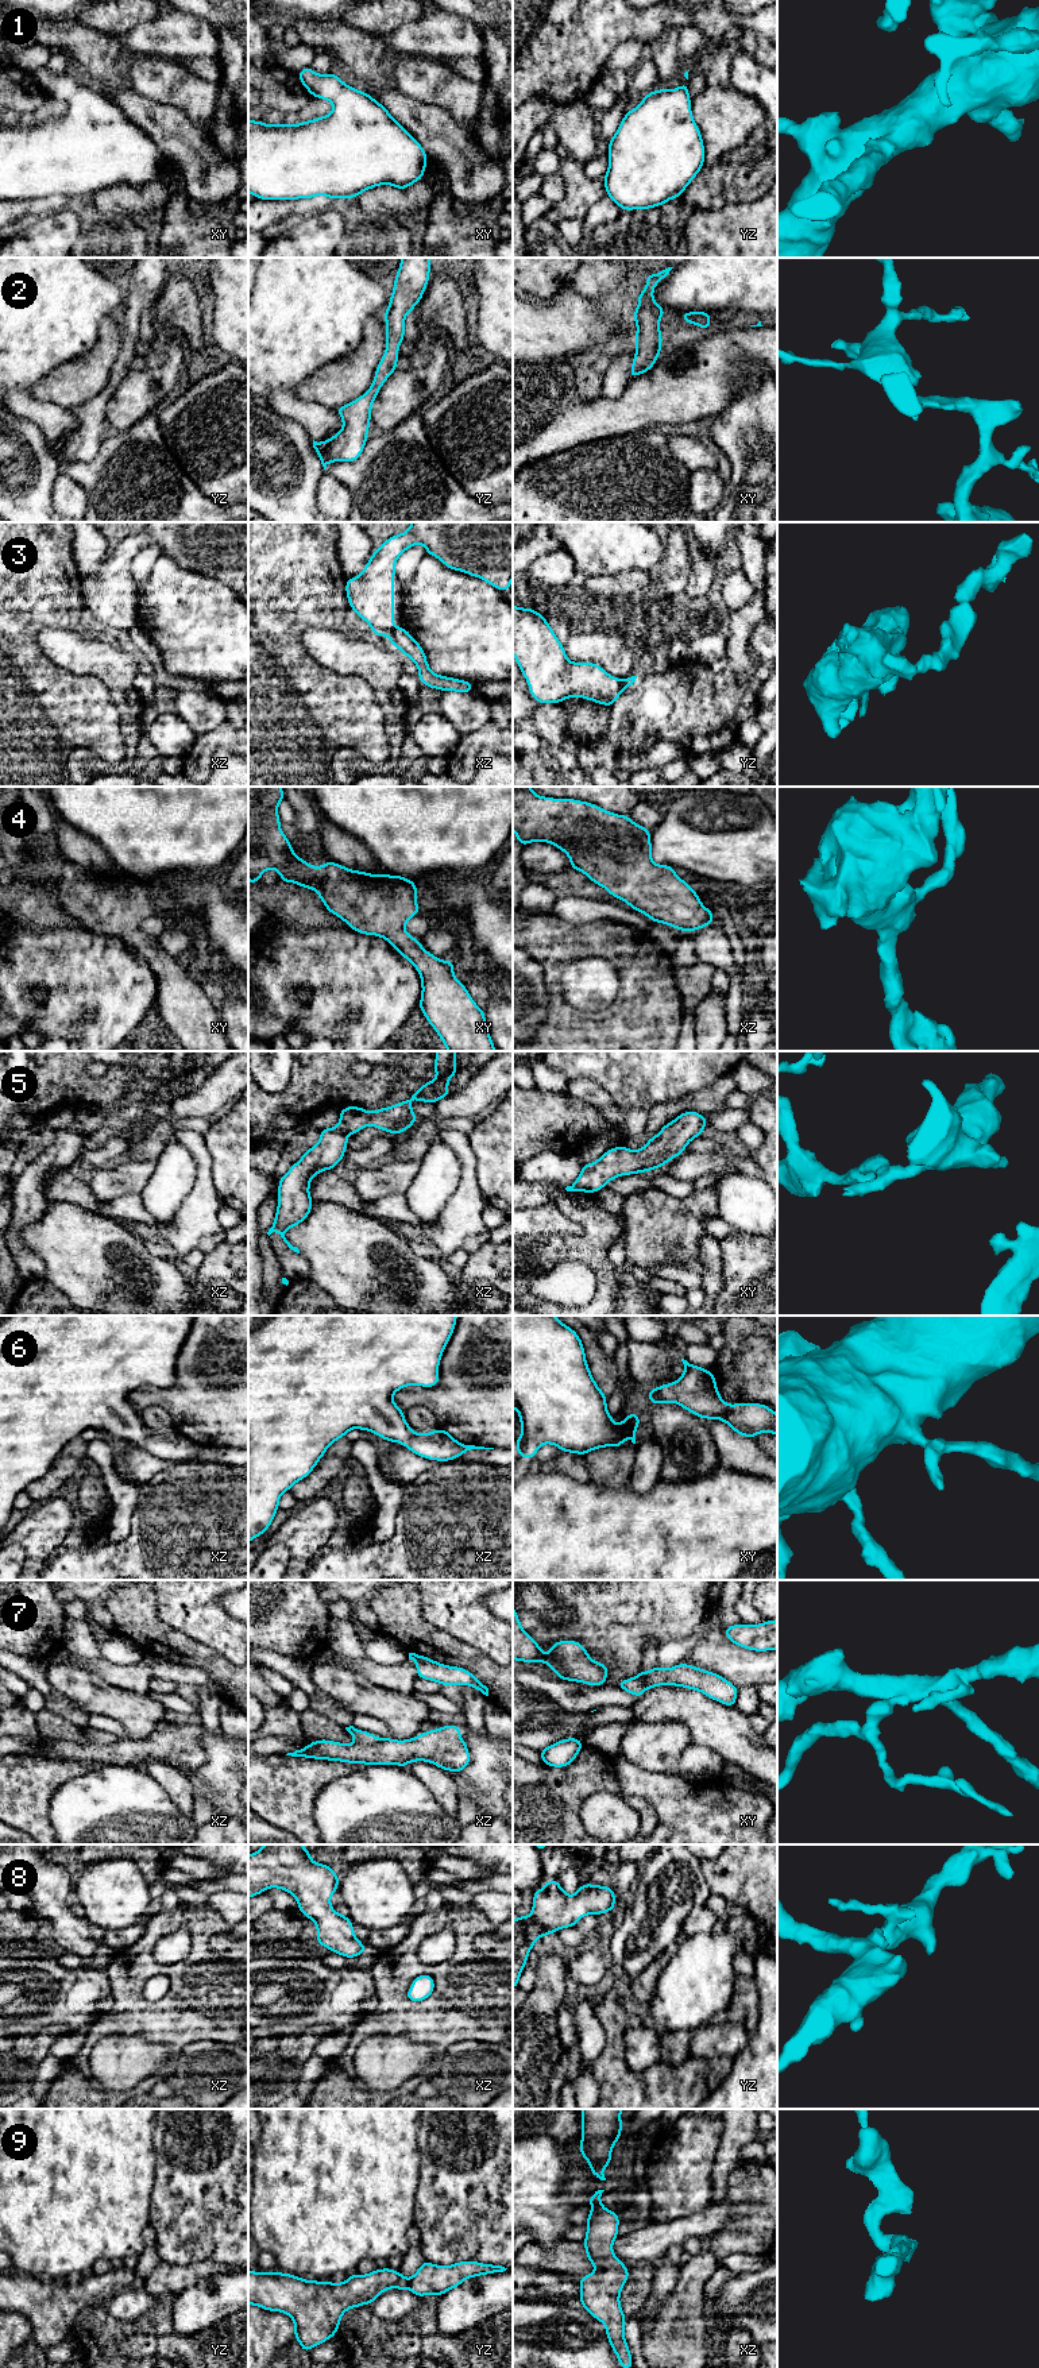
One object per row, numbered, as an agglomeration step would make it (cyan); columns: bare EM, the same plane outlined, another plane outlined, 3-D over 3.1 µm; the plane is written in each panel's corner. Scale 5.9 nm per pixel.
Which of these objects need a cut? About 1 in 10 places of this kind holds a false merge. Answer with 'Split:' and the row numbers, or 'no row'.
Split: 3, 7

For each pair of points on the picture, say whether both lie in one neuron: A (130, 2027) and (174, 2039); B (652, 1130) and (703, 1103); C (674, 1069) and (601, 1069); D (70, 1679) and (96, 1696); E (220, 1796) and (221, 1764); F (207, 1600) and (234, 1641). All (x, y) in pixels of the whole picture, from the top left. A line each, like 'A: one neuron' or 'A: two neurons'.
A: one neuron
B: one neuron
C: one neuron
D: one neuron
E: one neuron
F: one neuron

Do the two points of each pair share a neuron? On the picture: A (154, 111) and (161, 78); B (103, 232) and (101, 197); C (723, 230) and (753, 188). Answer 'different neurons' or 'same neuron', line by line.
A: different neurons
B: different neurons
C: different neurons

